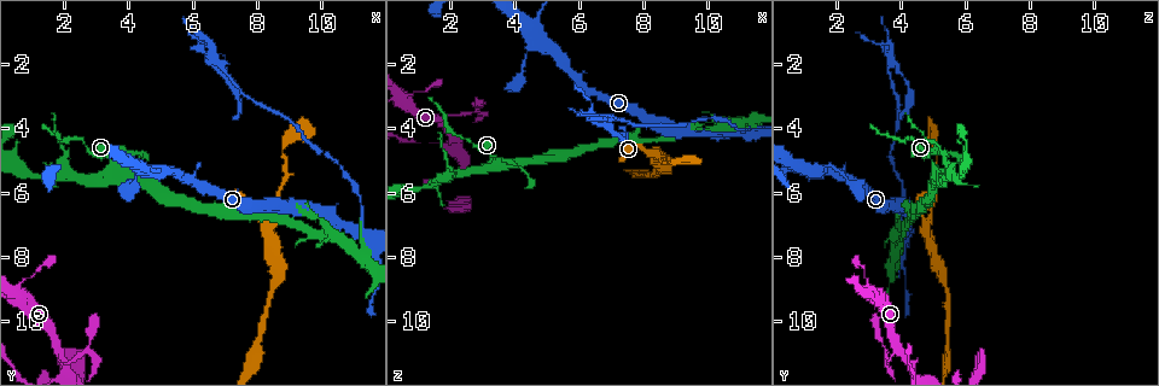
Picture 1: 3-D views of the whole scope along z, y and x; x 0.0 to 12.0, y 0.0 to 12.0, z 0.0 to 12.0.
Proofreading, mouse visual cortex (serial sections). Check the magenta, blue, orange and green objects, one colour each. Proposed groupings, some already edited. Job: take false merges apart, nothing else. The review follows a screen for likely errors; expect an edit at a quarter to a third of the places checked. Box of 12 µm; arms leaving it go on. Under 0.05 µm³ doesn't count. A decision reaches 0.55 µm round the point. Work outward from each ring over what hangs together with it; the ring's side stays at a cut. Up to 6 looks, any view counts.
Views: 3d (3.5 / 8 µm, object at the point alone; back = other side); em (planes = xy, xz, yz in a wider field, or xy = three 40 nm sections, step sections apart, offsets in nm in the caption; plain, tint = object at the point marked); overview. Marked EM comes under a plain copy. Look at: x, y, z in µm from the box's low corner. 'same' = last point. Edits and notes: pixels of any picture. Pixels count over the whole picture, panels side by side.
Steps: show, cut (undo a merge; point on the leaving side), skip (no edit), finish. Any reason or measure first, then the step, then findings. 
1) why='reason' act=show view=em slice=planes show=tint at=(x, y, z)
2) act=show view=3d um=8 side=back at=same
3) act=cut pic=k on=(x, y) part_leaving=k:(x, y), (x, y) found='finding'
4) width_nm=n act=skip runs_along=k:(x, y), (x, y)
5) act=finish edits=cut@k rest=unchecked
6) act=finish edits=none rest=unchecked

why='three-way junction' act=show view=3d um=8 at=(3.3, 5.4, 5.2)

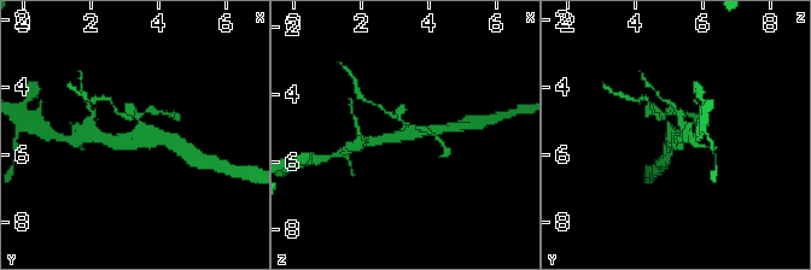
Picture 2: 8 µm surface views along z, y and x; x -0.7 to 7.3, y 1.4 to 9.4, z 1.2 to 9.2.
arms=3 arm_widths_nm=150,300,350 act=show view=em slice=xy step=3 show=tint at=(3.3, 5.4, 5.2)

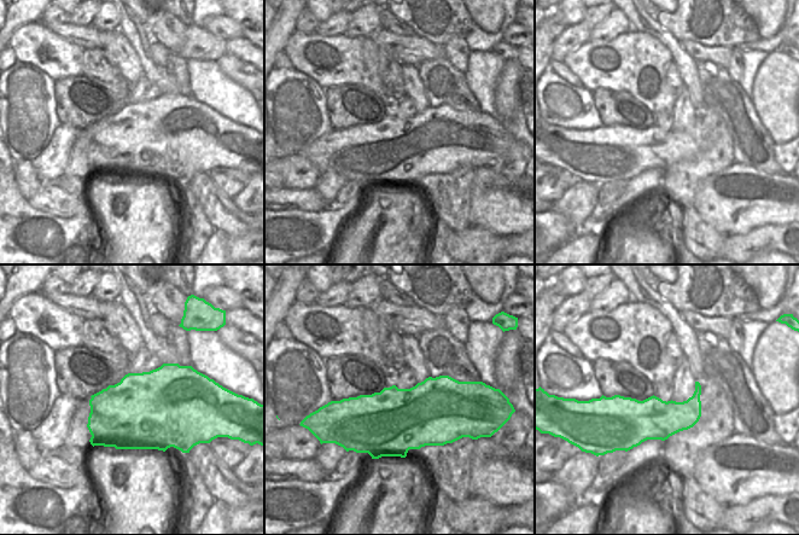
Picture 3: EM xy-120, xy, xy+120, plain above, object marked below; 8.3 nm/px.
act=skip runs_along=2:(129, 110), (136, 136), (104, 140) found='one cell here'

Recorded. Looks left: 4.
why='four arms meet' act=show view=3d um=3.5 at=(4.6, 5.2, 1.4)

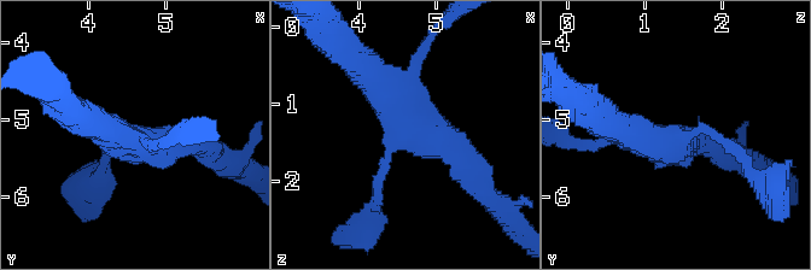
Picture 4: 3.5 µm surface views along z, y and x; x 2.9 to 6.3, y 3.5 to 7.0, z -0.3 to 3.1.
arms=4 arm_widths_nm=150,200,300,450 why='shape alone is not enough' act=show view=em slice=planes show=tint at=(4.60, 5.30, 1.40)

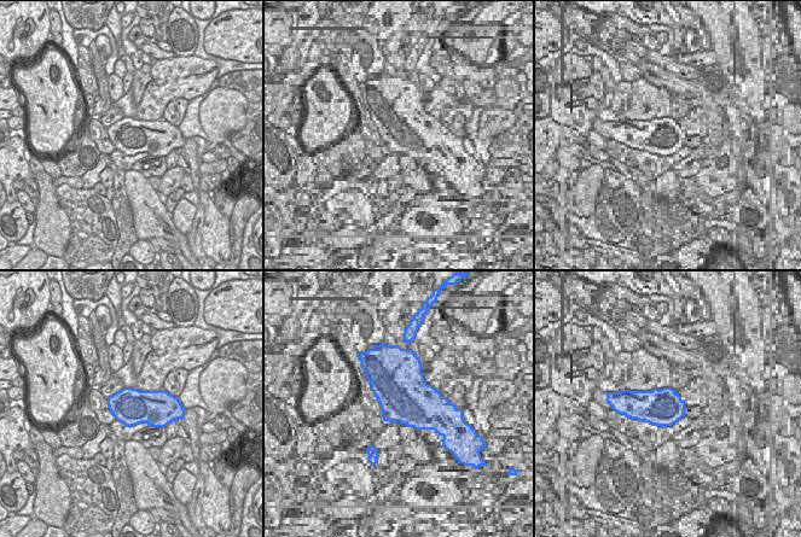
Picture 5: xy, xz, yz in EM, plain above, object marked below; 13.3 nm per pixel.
act=skip runs_along=4:(471, 174), (403, 133), (363, 68) found='all the same cell'

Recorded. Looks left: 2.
why='three-way junction' act=show view=3d um=3.5 at=(11.2, 7.2, 4.2)

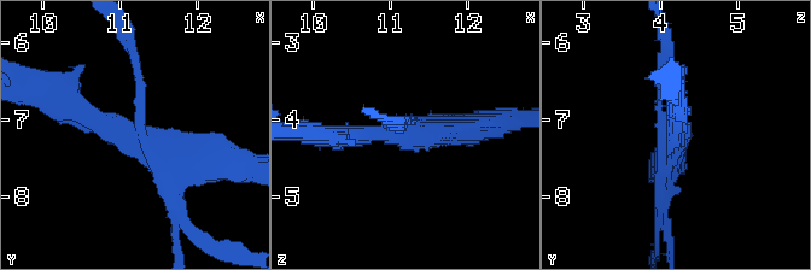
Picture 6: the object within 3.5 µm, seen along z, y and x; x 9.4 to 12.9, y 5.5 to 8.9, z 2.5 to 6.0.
arms=3 arm_widths_nm=100,250,300 why='now the EM' act=show view=em slice=planes show=tint at=(11.20, 7.15, 4.15)

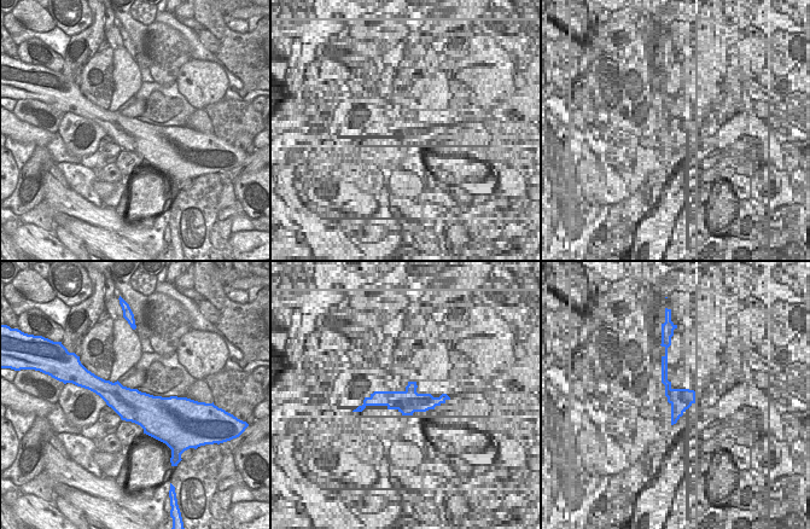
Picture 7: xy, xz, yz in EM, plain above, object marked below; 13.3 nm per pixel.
act=cut pic=6 on=(139, 81) part_leaving=6:(139, 129), (139, 70), (121, 33) found='a second cell is stuck on'

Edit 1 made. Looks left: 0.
act=finish edits=cut@6 rest=unchecked

